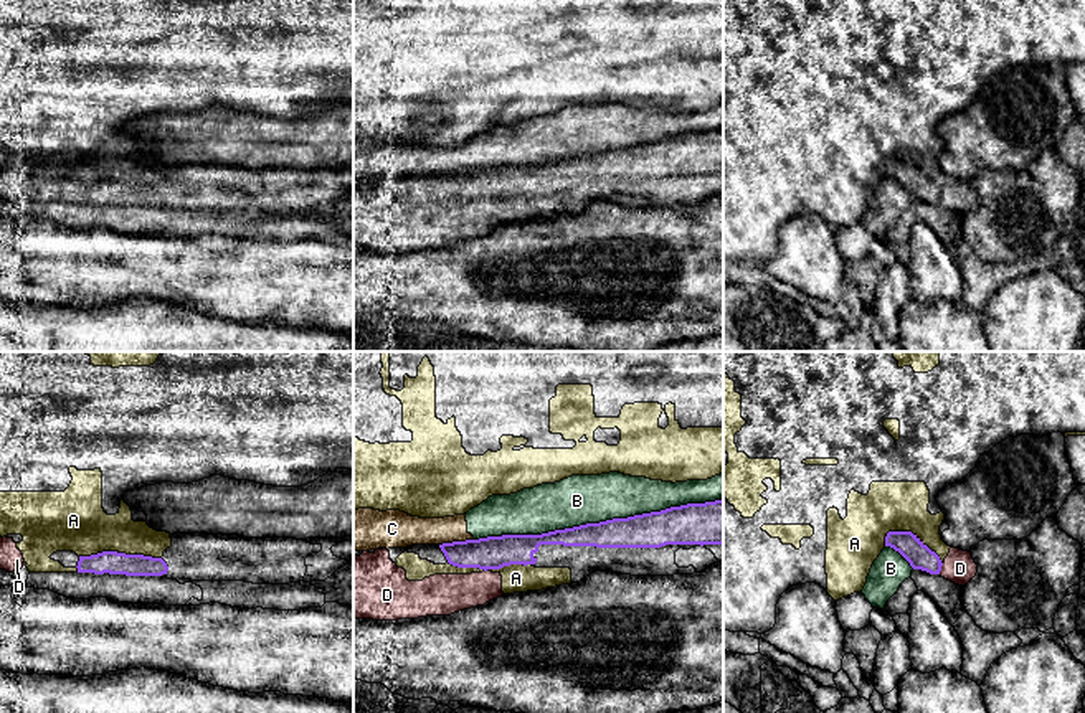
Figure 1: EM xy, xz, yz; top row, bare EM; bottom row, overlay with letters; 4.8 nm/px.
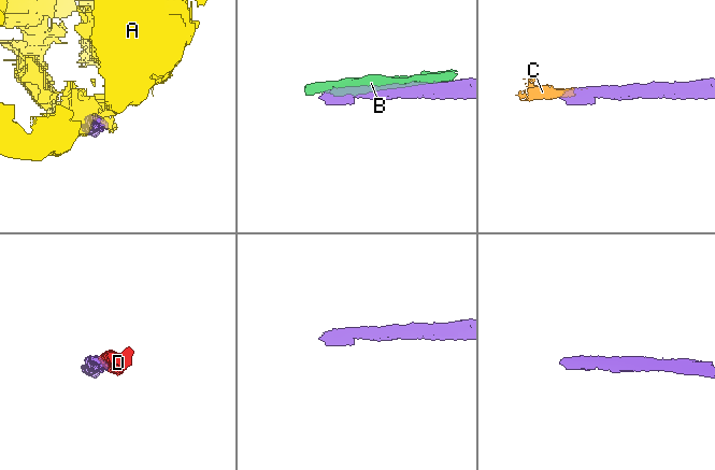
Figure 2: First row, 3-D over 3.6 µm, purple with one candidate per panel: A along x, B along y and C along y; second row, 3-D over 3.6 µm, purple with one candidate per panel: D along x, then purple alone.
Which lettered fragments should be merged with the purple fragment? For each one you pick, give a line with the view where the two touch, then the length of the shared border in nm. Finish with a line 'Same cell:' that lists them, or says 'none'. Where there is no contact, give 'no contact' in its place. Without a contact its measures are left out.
D: meets purple in yz; contact 60 nm long
Same cell: D

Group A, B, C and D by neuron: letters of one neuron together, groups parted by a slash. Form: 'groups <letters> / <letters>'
groups A / B C / D

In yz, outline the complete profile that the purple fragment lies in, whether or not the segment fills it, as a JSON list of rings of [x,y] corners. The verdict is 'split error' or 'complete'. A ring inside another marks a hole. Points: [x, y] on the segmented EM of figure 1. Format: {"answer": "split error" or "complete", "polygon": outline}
{"answer": "split error", "polygon": [[[888,531],[885,546],[898,551],[913,569],[940,574],[958,586],[968,584],[978,573],[978,564],[969,551],[951,546],[948,556],[941,561],[940,556],[912,531]]]}

